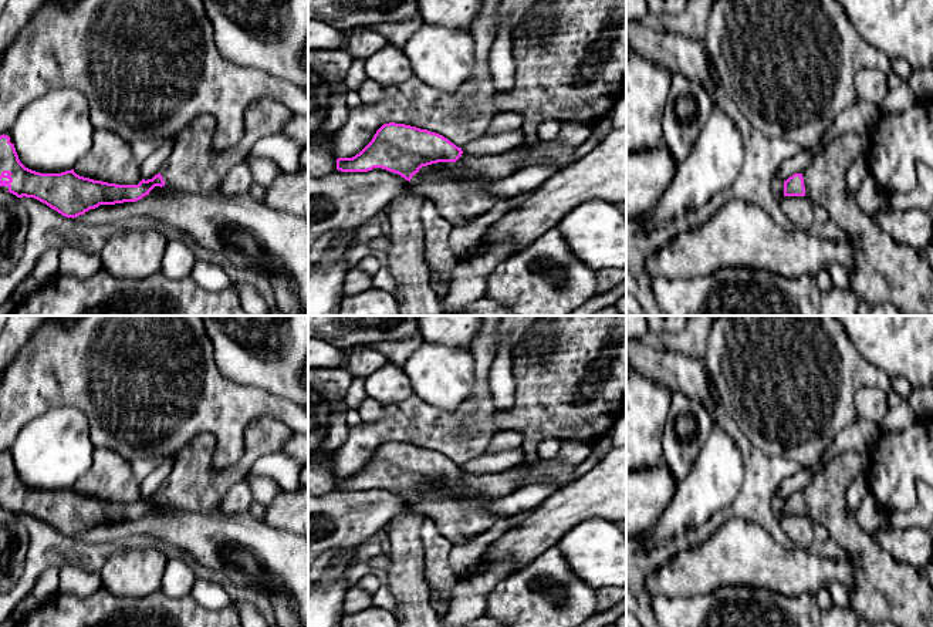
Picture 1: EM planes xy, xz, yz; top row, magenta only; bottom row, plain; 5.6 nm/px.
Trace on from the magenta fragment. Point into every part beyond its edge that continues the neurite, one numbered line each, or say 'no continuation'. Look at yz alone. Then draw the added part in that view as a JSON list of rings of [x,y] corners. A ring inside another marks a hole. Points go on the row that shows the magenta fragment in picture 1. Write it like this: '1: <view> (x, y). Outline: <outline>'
1: yz (885, 272). Outline: [[[845,134],[828,142],[811,159],[802,172],[805,196],[814,205],[825,208],[829,220],[841,227],[858,247],[855,267],[848,272],[851,289],[861,301],[893,304],[902,316],[933,316],[933,272],[926,259],[916,250],[895,243],[882,232],[871,216],[863,213],[846,186],[846,169],[858,158],[868,154],[869,144],[855,134]]]

